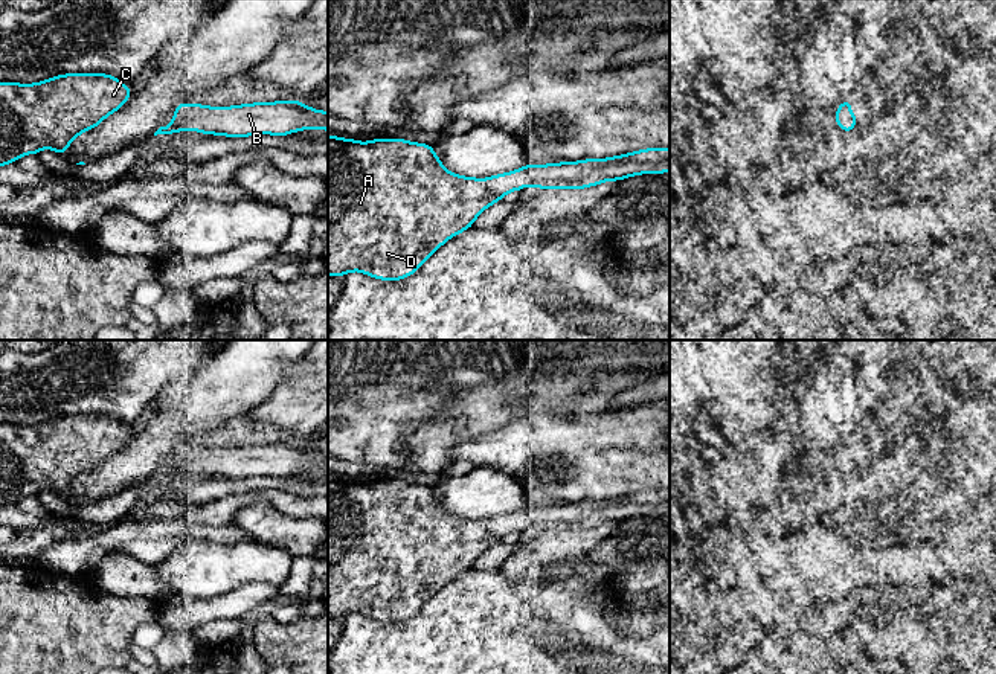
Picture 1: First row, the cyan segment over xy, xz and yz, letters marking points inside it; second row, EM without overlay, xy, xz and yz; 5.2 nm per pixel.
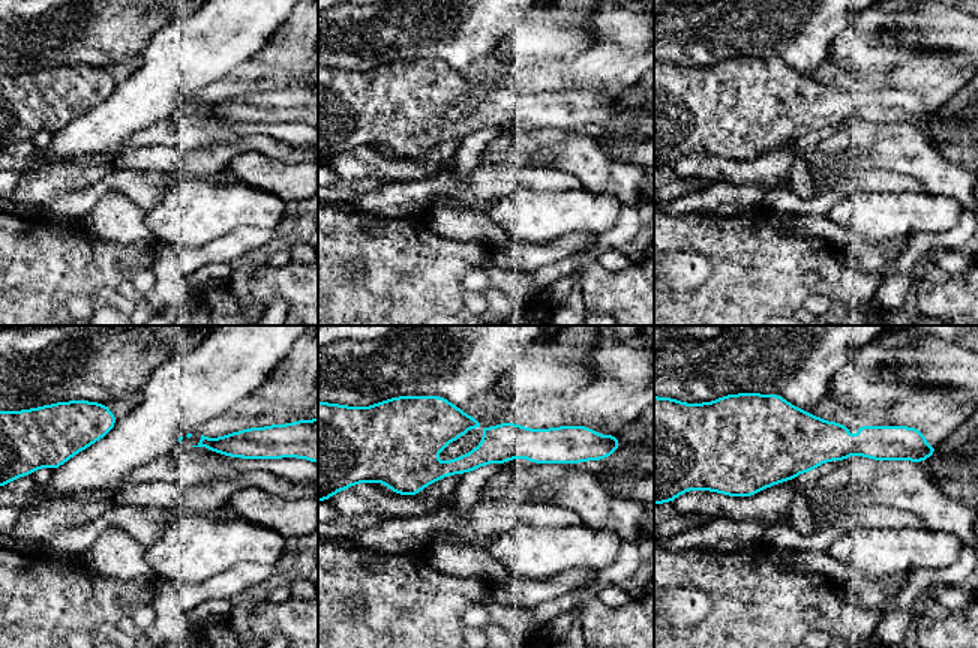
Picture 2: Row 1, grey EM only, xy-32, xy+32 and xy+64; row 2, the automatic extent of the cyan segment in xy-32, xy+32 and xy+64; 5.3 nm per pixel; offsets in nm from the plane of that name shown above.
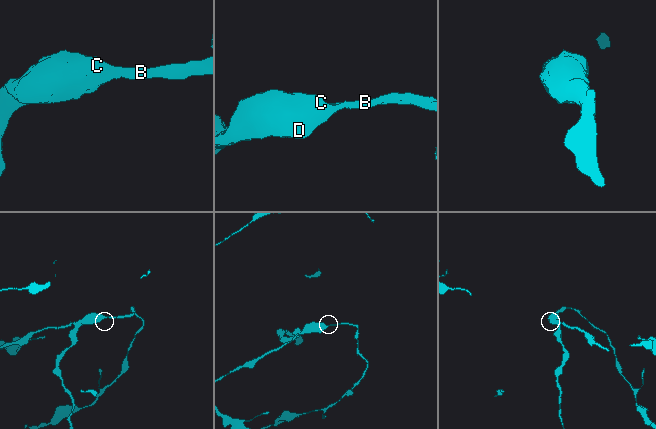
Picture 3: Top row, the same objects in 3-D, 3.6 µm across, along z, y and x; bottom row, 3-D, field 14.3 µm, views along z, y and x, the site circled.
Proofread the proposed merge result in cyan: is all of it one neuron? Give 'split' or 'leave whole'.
leave whole

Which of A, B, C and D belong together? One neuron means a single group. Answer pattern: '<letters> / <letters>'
A B C D

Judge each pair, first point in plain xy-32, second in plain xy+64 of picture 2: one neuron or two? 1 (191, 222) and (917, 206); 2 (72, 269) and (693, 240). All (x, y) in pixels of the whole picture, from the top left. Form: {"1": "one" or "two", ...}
{"1": "one", "2": "one"}

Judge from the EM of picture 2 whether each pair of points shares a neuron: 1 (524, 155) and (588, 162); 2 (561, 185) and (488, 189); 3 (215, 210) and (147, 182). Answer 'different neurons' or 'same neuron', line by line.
1: same neuron
2: same neuron
3: different neurons

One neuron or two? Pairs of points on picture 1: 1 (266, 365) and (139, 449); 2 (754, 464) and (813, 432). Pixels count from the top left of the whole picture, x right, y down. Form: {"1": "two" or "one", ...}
{"1": "one", "2": "two"}

